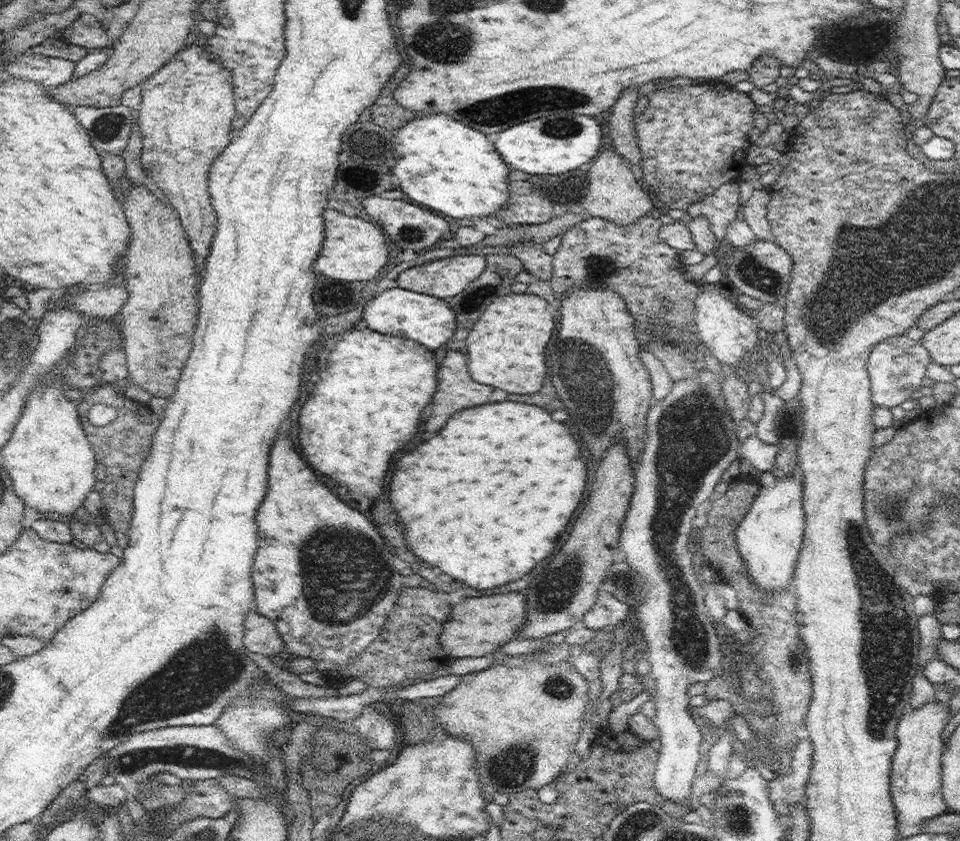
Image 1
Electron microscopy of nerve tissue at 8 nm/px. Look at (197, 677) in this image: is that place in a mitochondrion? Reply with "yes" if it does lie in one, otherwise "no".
yes

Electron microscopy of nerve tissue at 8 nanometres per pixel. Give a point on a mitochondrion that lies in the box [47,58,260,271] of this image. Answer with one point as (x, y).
(108, 125)

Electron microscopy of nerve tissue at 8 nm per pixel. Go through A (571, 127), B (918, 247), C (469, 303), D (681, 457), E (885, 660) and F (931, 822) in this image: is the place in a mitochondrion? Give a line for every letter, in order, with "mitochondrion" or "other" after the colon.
A: mitochondrion
B: mitochondrion
C: mitochondrion
D: mitochondrion
E: mitochondrion
F: other

